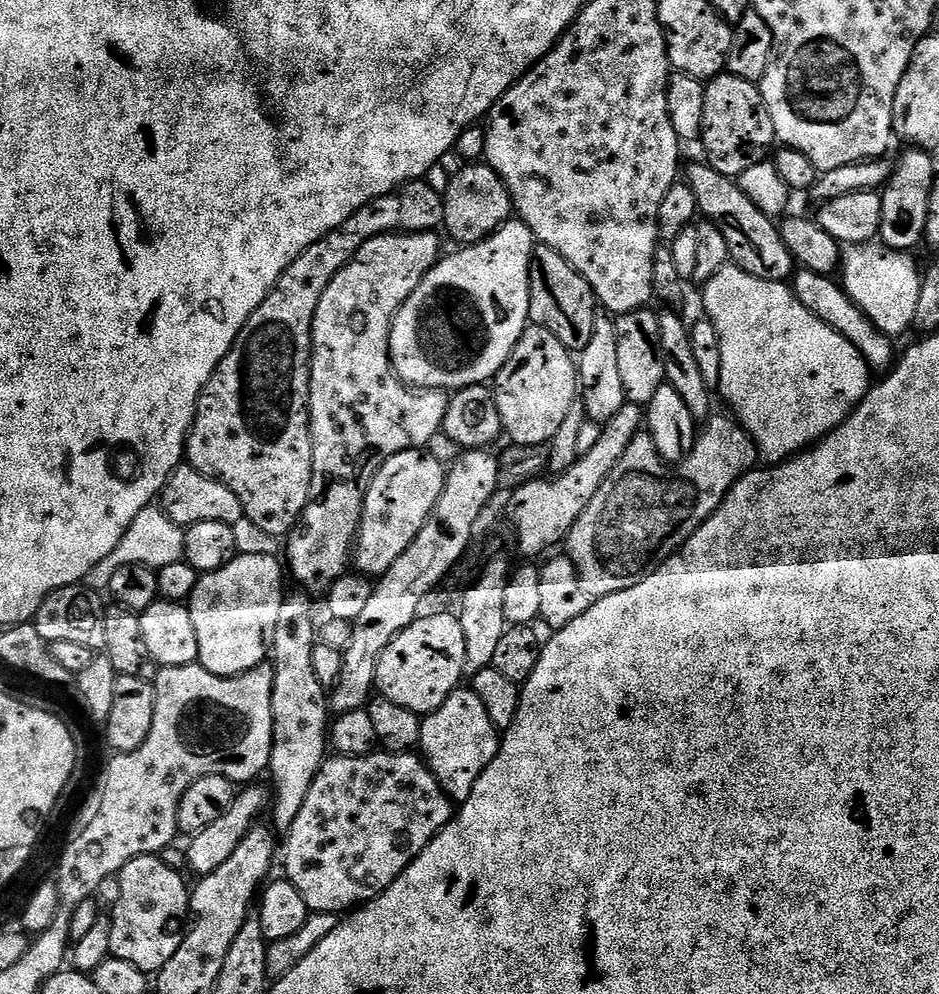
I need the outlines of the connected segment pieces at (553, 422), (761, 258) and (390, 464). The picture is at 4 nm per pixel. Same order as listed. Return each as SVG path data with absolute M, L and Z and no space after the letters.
M539 326L533 327L520 341L510 363L498 377L496 401L500 407L507 435L512 435L516 446L551 445L552 439L562 430L564 423L573 415L572 407L576 404L576 384L578 388L578 364L573 353L550 330Z
M701 162L686 172L686 183L694 190L696 207L705 221L716 224L725 235L729 254L735 267L746 270L754 278L788 282L794 276L794 259L773 217L762 214L746 194L742 194L739 183L731 176L715 172L707 163Z
M411 448L399 452L389 458L376 471L376 477L368 486L364 494L364 512L360 515L360 530L358 533L358 547L354 552L354 564L361 573L368 578L379 578L390 570L396 559L418 538L429 521L433 519L436 505L442 498L444 487L447 486L449 469L439 461L429 450Z

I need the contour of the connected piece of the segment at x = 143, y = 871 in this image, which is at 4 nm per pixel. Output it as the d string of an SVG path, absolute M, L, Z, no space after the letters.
M159 855L134 858L119 872L120 893L110 913L110 953L115 959L155 974L178 954L190 916L190 884L184 878L170 870Z

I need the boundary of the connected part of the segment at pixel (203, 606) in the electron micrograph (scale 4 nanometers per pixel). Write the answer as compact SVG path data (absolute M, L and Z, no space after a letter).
M241 553L216 575L200 579L190 611L198 630L198 662L206 670L222 677L240 676L267 661L286 595L282 570L277 555Z

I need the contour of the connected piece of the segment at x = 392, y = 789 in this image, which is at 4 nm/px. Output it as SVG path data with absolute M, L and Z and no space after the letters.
M377 750L370 756L337 756L325 759L320 772L314 778L310 786L310 794L306 794L306 802L302 802L302 810L298 810L298 818L294 822L291 832L287 833L285 842L282 844L282 856L284 852L284 868L286 879L302 894L302 902L306 902L309 913L335 912L337 914L347 913L355 910L370 900L377 900L383 892L391 886L396 879L422 854L422 850L430 843L443 828L445 828L454 815L453 801L448 799L444 788L436 781L436 775L428 769L419 755L412 752L389 752Z

